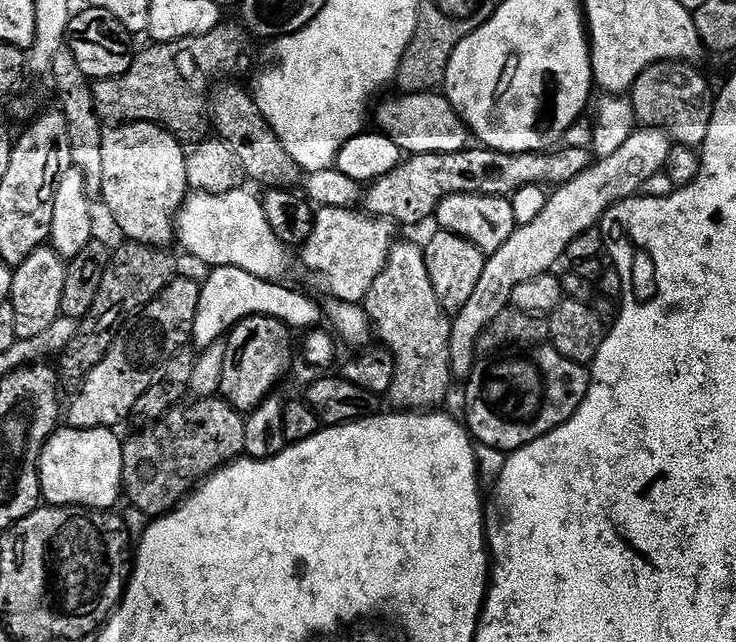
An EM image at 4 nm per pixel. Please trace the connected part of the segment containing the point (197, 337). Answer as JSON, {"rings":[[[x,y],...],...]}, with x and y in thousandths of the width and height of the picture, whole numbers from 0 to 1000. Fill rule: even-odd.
{"rings":[[[292,416],[272,453],[269,489],[265,491],[260,534],[280,548],[292,540],[321,506],[334,494],[360,491],[378,494],[398,514],[425,512],[438,495],[433,477],[416,460],[386,445],[379,438],[365,438],[329,421],[327,416]]]}

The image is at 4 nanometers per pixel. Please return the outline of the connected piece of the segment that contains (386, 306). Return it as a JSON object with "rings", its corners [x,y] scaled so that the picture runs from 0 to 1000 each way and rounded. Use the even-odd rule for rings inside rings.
{"rings":[[[539,379],[533,388],[527,413],[507,442],[504,455],[497,463],[497,484],[508,506],[510,516],[527,530],[531,553],[535,556],[538,587],[527,606],[526,621],[534,623],[543,639],[592,639],[609,617],[614,604],[617,581],[614,576],[614,498],[605,480],[598,475],[598,466],[587,439],[582,416],[576,407],[572,382]]]}

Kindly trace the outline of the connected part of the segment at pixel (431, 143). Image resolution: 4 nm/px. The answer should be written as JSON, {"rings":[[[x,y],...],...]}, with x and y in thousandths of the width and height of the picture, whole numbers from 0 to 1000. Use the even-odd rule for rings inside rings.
{"rings":[[[591,142],[554,143],[539,156],[527,156],[516,170],[510,170],[510,198],[543,226],[550,238],[567,237],[629,237],[637,229],[639,199],[629,179],[617,167],[607,148],[592,150]]]}

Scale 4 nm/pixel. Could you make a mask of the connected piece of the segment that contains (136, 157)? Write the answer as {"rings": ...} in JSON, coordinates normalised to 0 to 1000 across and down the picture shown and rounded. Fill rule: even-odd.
{"rings":[[[198,187],[168,190],[144,224],[144,287],[148,287],[147,318],[158,335],[158,346],[175,375],[223,386],[242,368],[242,338],[258,304],[255,245],[246,220],[227,199]]]}

